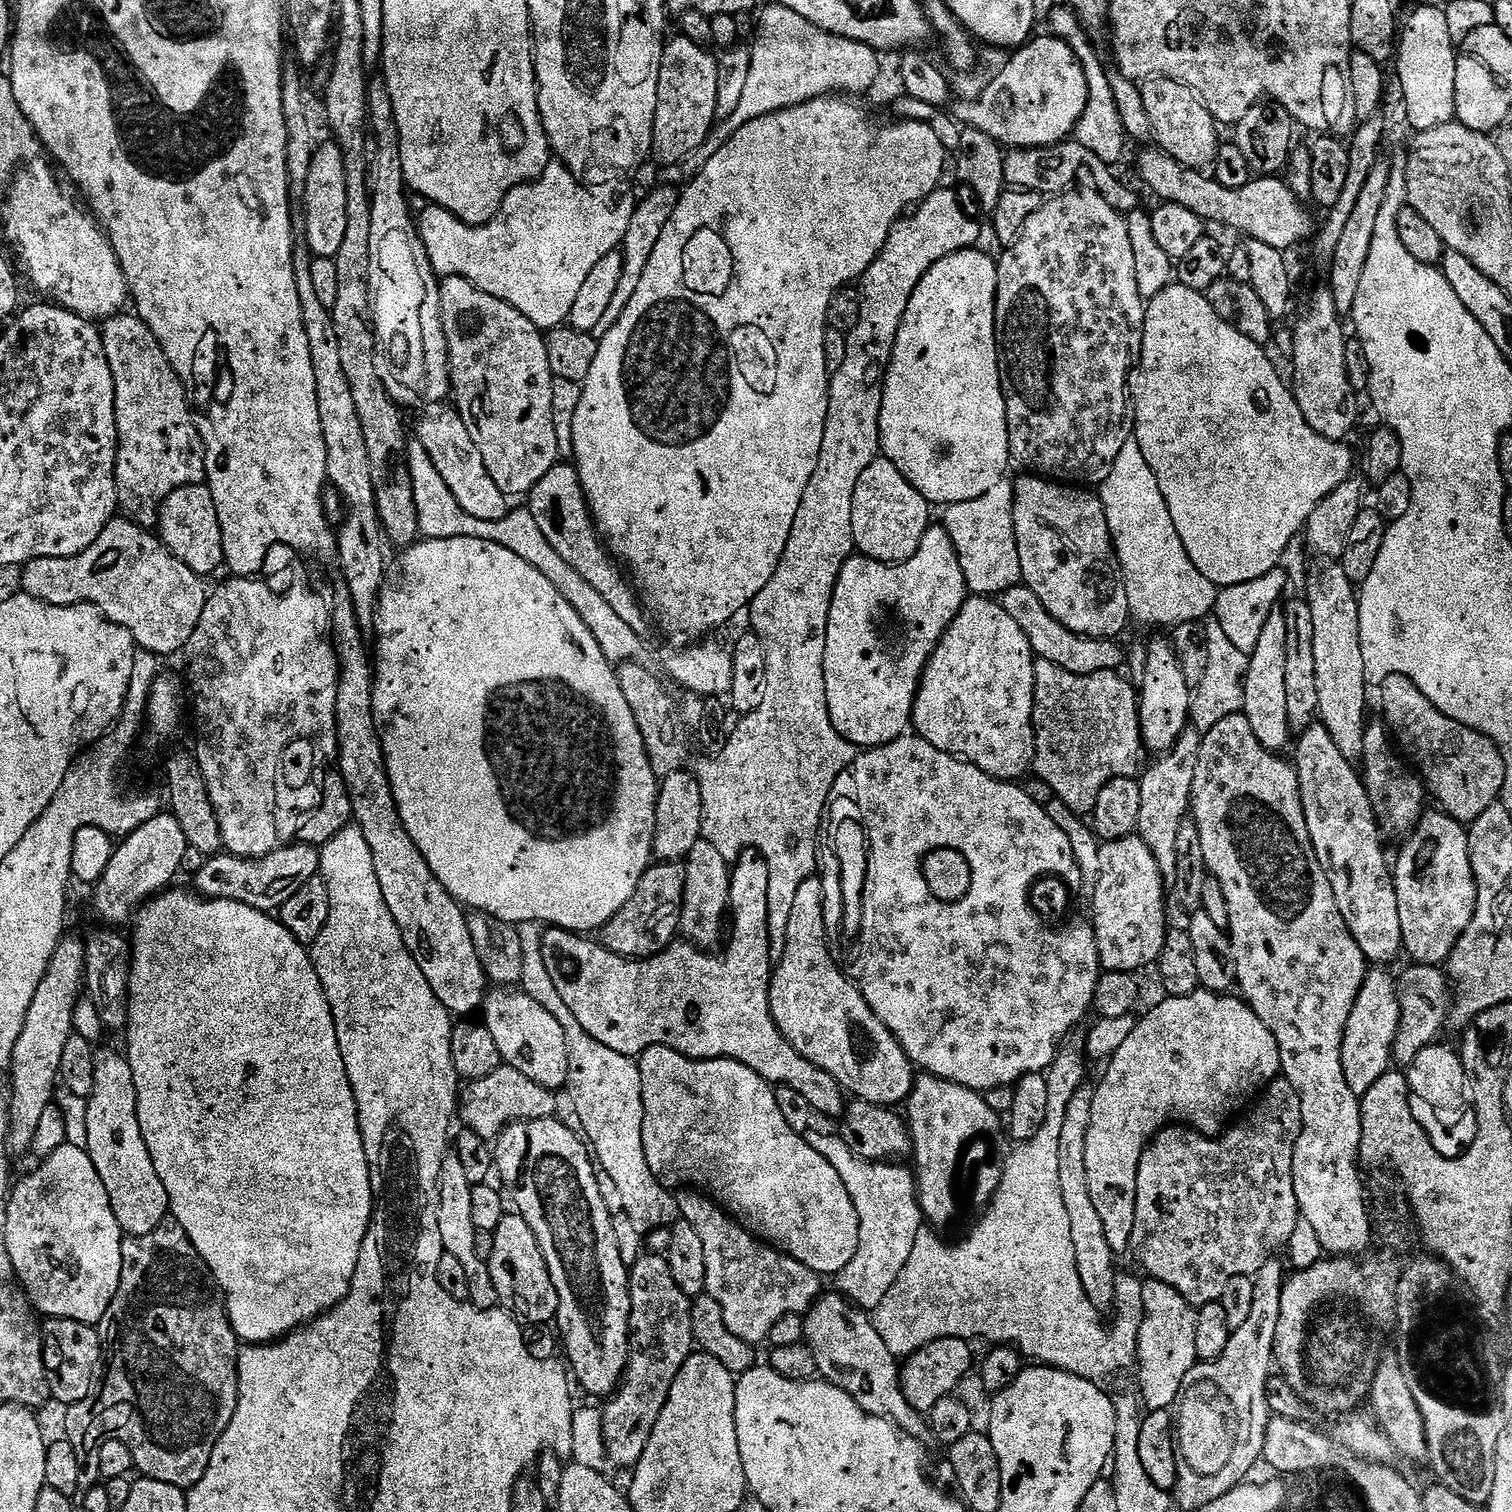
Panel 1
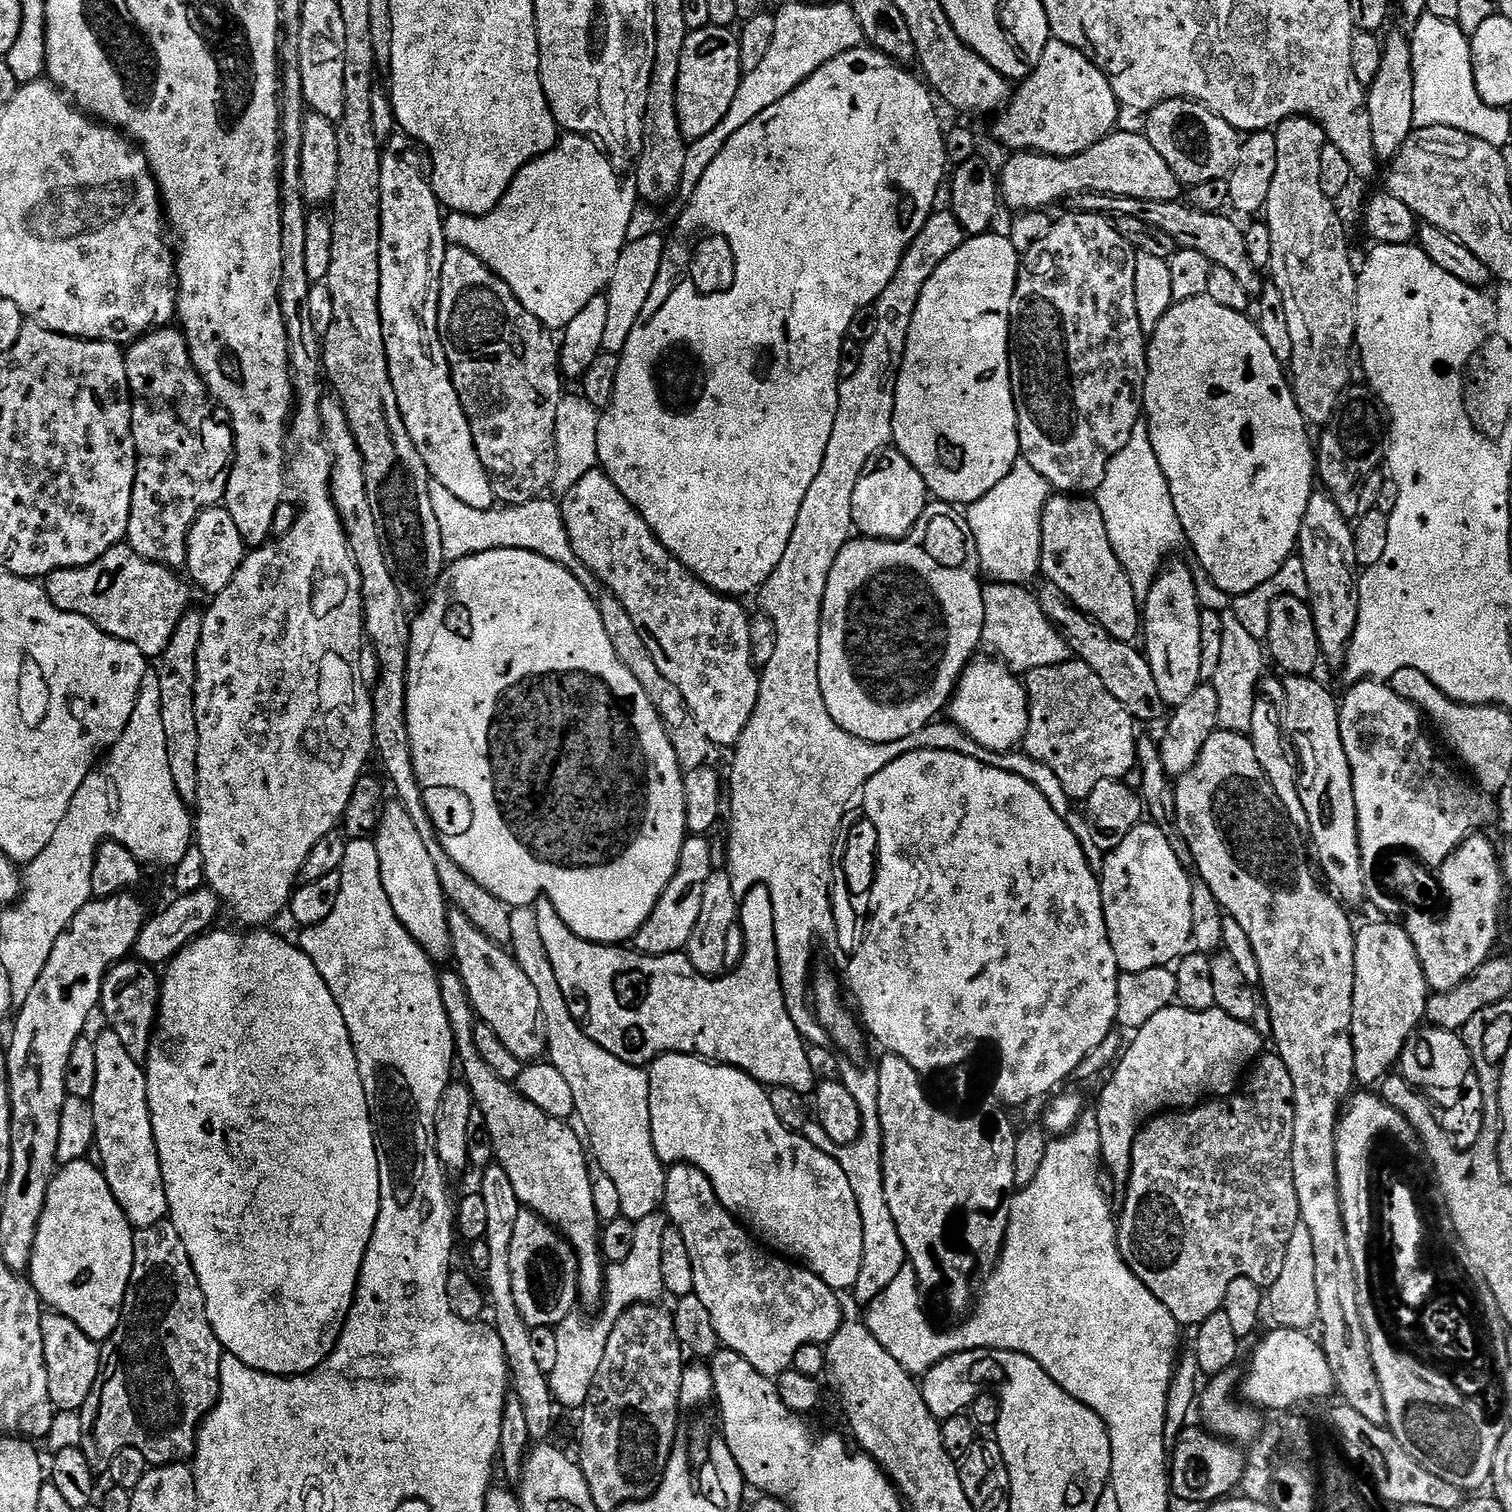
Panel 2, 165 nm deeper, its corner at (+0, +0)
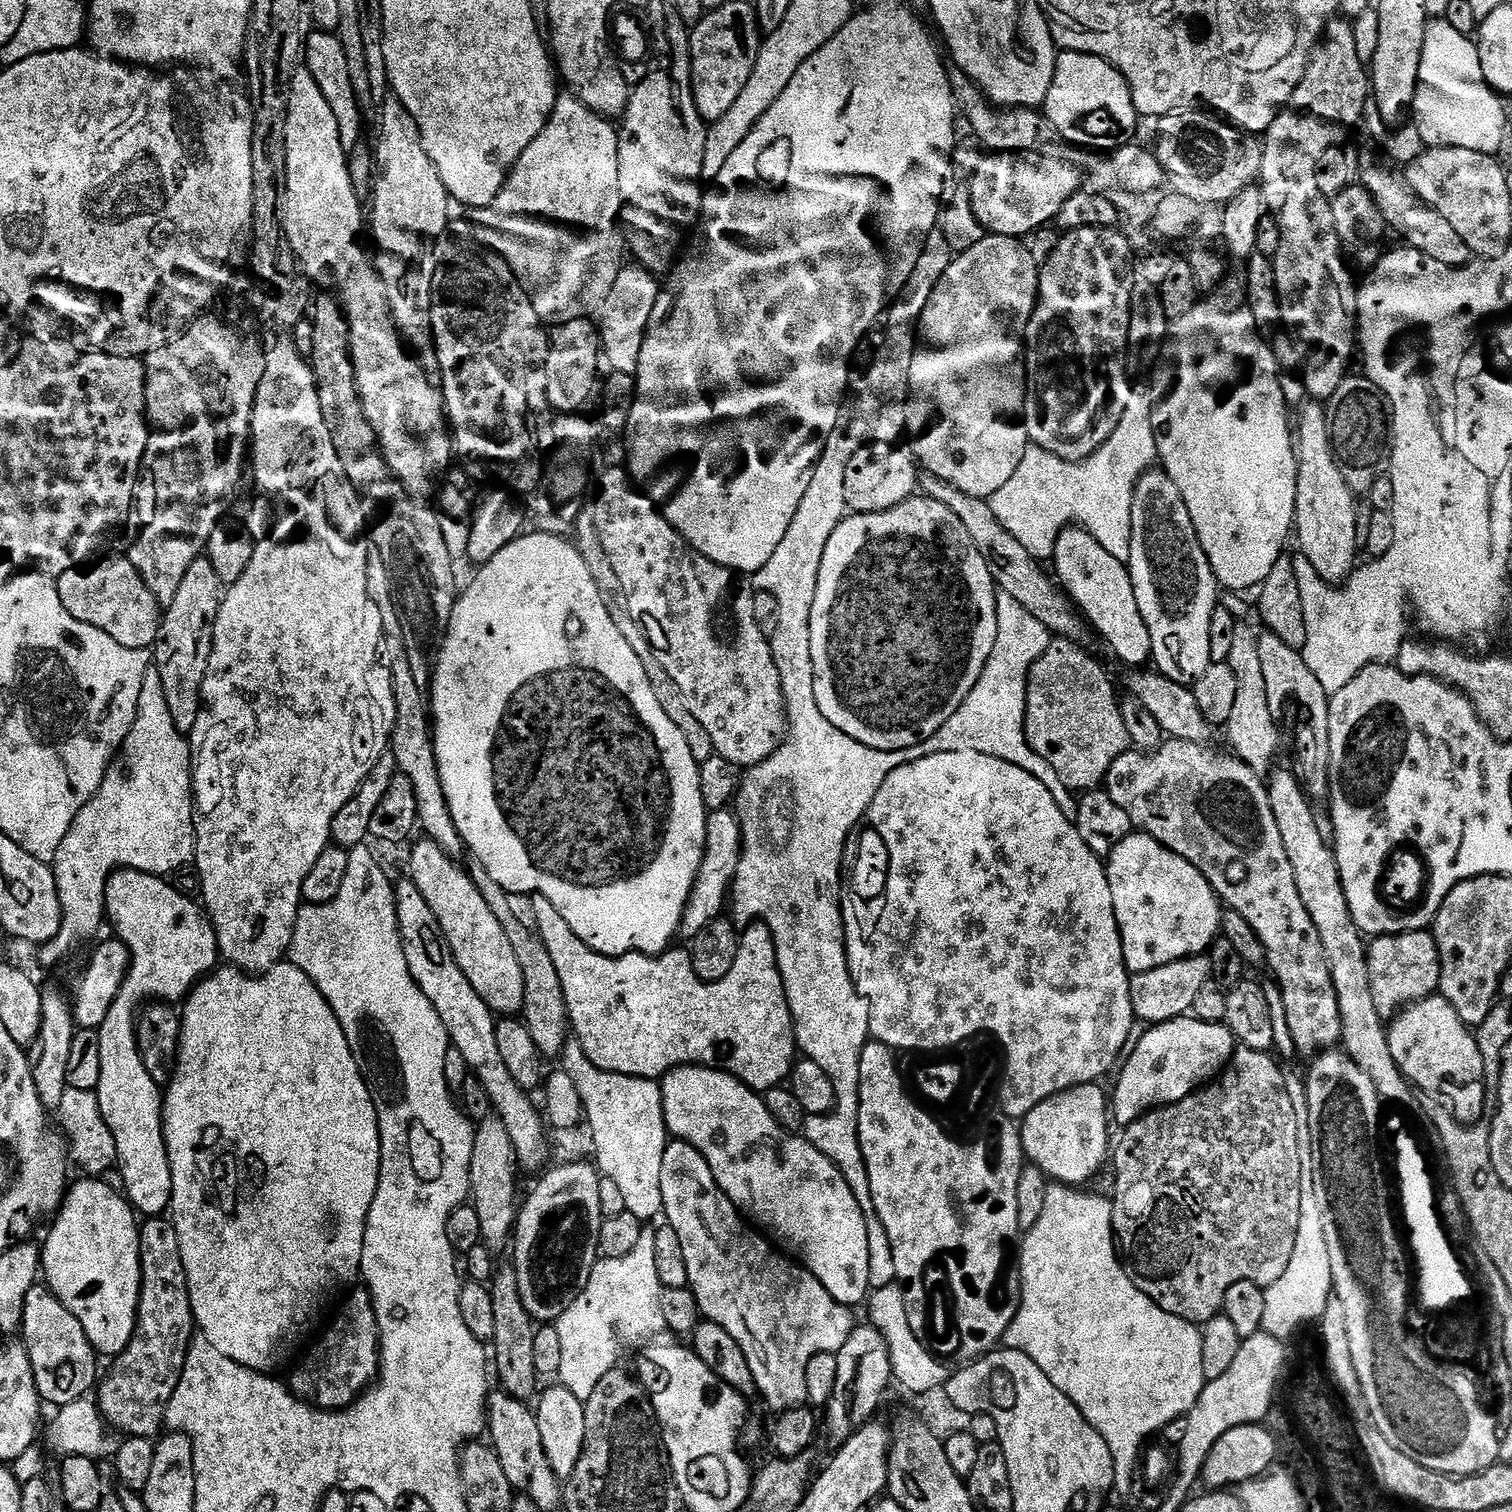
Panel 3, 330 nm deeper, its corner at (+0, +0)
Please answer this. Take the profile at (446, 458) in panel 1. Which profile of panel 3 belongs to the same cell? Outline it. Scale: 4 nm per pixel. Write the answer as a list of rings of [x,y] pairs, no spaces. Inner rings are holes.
[[[389,98],[389,100],[384,104],[384,109],[380,112],[380,141],[378,141],[377,144],[374,144],[374,164],[378,169],[379,176],[374,184],[376,193],[372,196],[372,214],[370,210],[370,236],[372,232],[373,238],[376,239],[376,248],[380,251],[380,260],[378,256],[380,281],[384,283],[388,306],[392,311],[392,321],[394,321],[396,327],[400,329],[401,337],[403,337],[403,339],[407,341],[407,343],[418,353],[420,365],[422,365],[425,370],[432,370],[437,367],[436,349],[432,338],[432,279],[434,278],[434,270],[436,269],[434,266],[434,254],[432,253],[432,249],[436,247],[436,240],[439,236],[448,229],[448,225],[450,223],[450,215],[448,216],[448,204],[450,205],[450,197],[448,191],[446,190],[446,186],[442,182],[442,178],[438,174],[438,170],[434,166],[434,162],[430,158],[430,154],[426,154],[424,143],[422,142],[420,131],[418,130],[418,122],[414,122],[414,118],[410,114],[410,110],[406,110],[406,106],[402,106],[402,102],[395,98]]]

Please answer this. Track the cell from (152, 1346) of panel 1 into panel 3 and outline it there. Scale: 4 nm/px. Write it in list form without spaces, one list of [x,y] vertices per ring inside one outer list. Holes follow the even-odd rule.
[[[150,1218],[147,1219],[141,1225],[140,1236],[140,1261],[142,1263],[142,1275],[141,1275],[141,1292],[140,1292],[140,1304],[137,1308],[137,1323],[136,1333],[132,1337],[131,1343],[124,1349],[124,1351],[113,1361],[112,1372],[108,1378],[101,1381],[96,1396],[96,1401],[100,1405],[101,1415],[105,1419],[105,1423],[112,1429],[116,1428],[118,1431],[124,1433],[125,1437],[133,1439],[151,1439],[156,1437],[161,1424],[165,1423],[166,1411],[169,1402],[173,1398],[173,1392],[177,1388],[177,1382],[179,1380],[179,1369],[181,1367],[181,1358],[187,1355],[187,1349],[189,1342],[191,1341],[191,1334],[194,1333],[194,1321],[192,1319],[192,1304],[189,1302],[188,1292],[188,1280],[185,1278],[185,1266],[181,1260],[181,1248],[180,1243],[177,1240],[177,1232],[175,1225],[171,1221],[164,1218]]]

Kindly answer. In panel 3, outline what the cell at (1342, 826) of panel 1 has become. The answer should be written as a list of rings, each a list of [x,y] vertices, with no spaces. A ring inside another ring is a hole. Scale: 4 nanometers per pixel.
[[[1264,630],[1259,633],[1258,653],[1264,678],[1269,682],[1277,680],[1282,687],[1289,688],[1293,698],[1300,703],[1300,721],[1296,724],[1296,756],[1300,759],[1298,779],[1313,801],[1325,799],[1330,770],[1330,693],[1322,686],[1317,669],[1313,665],[1311,668],[1297,649],[1286,646],[1286,642],[1273,632]]]

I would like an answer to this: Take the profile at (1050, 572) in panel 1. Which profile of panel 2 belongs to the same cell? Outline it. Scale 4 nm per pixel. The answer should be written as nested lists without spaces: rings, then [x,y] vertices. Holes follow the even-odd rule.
[[[1076,494],[1049,495],[1042,510],[1042,550],[1040,551],[1040,571],[1049,584],[1058,586],[1062,594],[1072,601],[1075,608],[1098,621],[1114,638],[1135,641],[1142,632],[1142,608],[1136,591],[1130,586],[1126,570],[1118,562],[1110,534],[1106,534],[1106,522],[1102,510],[1095,499],[1081,498]]]

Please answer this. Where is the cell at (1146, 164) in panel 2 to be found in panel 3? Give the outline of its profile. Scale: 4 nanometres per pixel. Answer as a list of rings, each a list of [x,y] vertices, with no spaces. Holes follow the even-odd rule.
[[[1033,152],[988,154],[974,171],[966,187],[978,222],[993,236],[1028,238],[1051,225],[1058,210],[1075,192],[1081,191],[1082,173],[1068,160],[1046,158]]]

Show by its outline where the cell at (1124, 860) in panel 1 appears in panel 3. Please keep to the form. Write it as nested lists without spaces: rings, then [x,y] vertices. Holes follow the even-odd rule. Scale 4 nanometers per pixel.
[[[1134,830],[1126,838],[1122,838],[1122,842],[1118,842],[1118,846],[1114,846],[1114,850],[1109,852],[1106,857],[1106,871],[1108,873],[1108,881],[1110,882],[1110,894],[1114,898],[1114,914],[1116,915],[1118,930],[1122,938],[1124,965],[1127,966],[1129,973],[1149,972],[1158,966],[1166,966],[1170,962],[1184,960],[1188,956],[1205,955],[1211,945],[1215,943],[1217,937],[1221,935],[1222,901],[1220,897],[1217,896],[1216,891],[1210,886],[1210,882],[1196,867],[1190,862],[1186,862],[1186,858],[1174,854],[1169,848],[1158,843],[1152,836],[1147,836],[1145,832]]]

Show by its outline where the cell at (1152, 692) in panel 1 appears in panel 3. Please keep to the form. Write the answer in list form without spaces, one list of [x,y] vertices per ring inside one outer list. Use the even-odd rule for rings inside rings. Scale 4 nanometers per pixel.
[[[1163,470],[1145,472],[1136,484],[1132,495],[1130,558],[1126,567],[1132,579],[1134,594],[1138,598],[1138,610],[1142,610],[1142,618],[1150,630],[1155,671],[1179,684],[1195,685],[1196,680],[1202,678],[1202,674],[1206,674],[1213,663],[1210,658],[1210,618],[1218,607],[1218,585],[1194,530],[1190,510],[1178,486],[1174,486],[1174,482]]]

